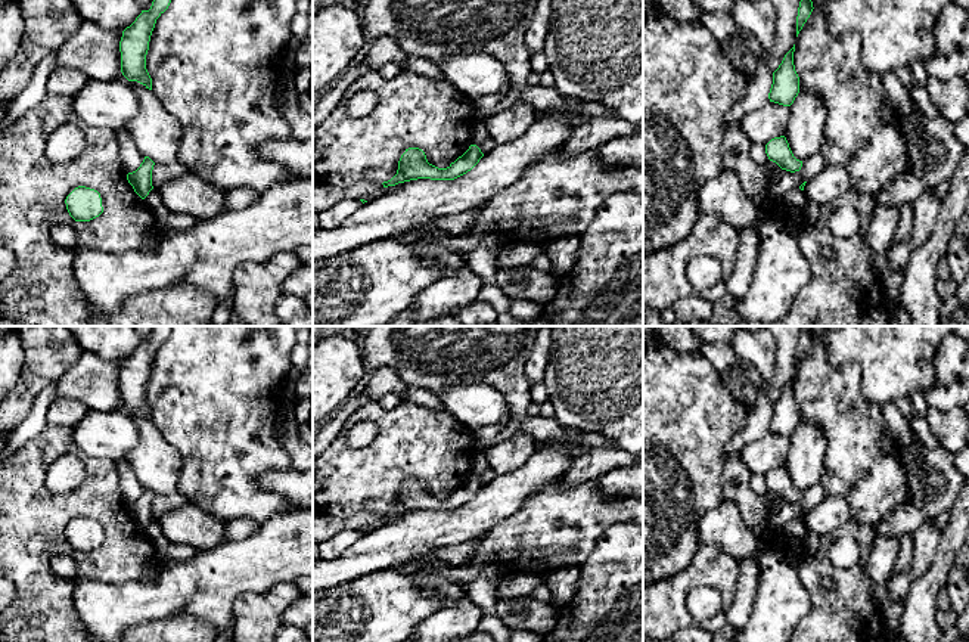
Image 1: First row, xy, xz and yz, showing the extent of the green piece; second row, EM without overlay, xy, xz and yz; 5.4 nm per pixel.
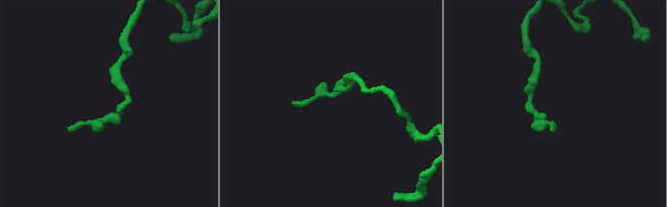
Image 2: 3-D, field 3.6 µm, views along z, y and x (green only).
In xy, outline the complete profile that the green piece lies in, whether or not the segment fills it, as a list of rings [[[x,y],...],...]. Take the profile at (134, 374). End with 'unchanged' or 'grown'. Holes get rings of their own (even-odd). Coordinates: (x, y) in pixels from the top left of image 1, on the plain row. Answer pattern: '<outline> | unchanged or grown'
[[[155,326],[149,341],[142,341],[136,351],[122,362],[119,372],[121,403],[128,412],[137,412],[152,421],[146,400],[146,385],[156,350],[168,339],[171,326]]] | unchanged

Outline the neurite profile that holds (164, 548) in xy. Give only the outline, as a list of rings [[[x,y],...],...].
[[[153,518],[149,525],[143,530],[146,537],[153,543],[158,556],[165,556],[167,559],[189,561],[198,555],[198,549],[184,545],[174,543],[164,537],[159,522]]]

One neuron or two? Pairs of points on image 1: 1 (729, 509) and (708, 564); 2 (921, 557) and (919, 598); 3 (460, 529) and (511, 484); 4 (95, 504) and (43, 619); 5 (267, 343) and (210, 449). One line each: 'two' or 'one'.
1: two
2: two
3: one
4: one
5: one

